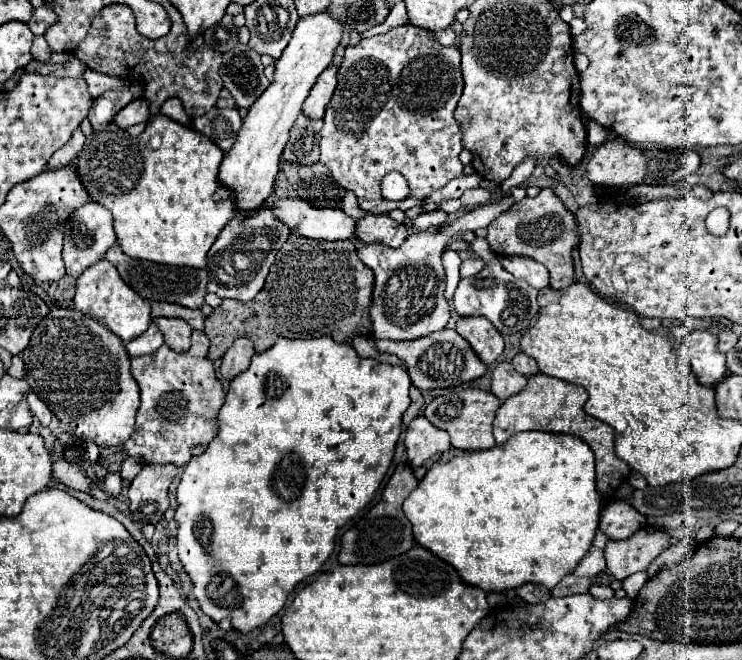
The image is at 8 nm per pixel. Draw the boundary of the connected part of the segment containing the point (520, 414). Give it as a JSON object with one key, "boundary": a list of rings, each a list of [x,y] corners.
{"boundary":[[[538,373],[536,377],[528,379],[528,385],[524,387],[524,391],[508,397],[500,405],[496,419],[494,419],[494,437],[496,437],[498,445],[502,445],[514,433],[532,431],[532,429],[548,431],[548,433],[568,433],[568,435],[580,437],[582,441],[586,441],[592,447],[592,451],[596,455],[598,489],[610,501],[614,497],[614,489],[630,473],[630,467],[624,461],[620,461],[614,453],[614,431],[612,431],[612,427],[606,425],[604,421],[584,413],[586,399],[588,399],[588,395],[586,395],[584,387],[572,385],[568,381],[560,381],[556,377],[546,377],[544,373]]]}

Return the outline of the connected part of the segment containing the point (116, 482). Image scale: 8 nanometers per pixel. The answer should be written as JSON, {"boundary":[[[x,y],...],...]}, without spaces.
{"boundary":[[[108,473],[104,479],[96,479],[96,485],[108,495],[120,495],[122,479],[120,479],[118,473]]]}

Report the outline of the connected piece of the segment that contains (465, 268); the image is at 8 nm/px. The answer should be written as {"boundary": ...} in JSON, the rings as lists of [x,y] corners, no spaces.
{"boundary":[[[466,259],[466,261],[460,265],[460,277],[472,277],[472,275],[476,275],[482,267],[484,267],[484,261],[482,261],[482,259]]]}

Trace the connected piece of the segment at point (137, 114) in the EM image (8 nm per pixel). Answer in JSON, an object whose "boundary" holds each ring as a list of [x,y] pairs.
{"boundary":[[[144,97],[130,101],[124,109],[120,109],[120,113],[114,117],[114,123],[122,129],[136,125],[136,123],[146,123],[150,119],[150,107],[148,101]]]}

